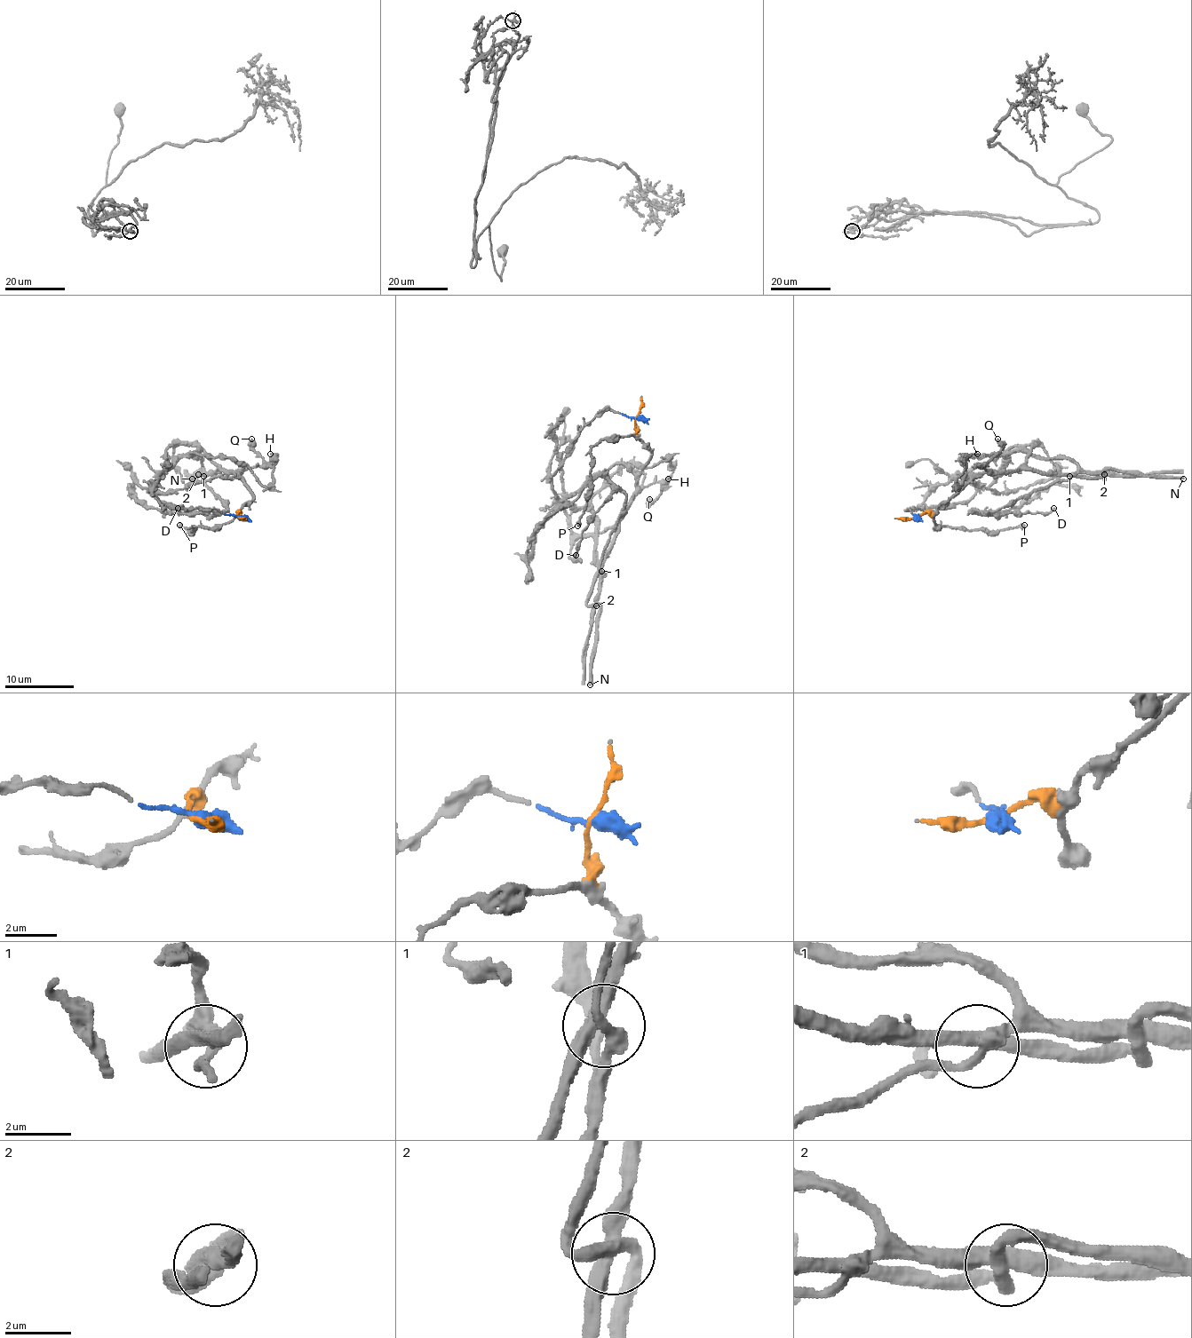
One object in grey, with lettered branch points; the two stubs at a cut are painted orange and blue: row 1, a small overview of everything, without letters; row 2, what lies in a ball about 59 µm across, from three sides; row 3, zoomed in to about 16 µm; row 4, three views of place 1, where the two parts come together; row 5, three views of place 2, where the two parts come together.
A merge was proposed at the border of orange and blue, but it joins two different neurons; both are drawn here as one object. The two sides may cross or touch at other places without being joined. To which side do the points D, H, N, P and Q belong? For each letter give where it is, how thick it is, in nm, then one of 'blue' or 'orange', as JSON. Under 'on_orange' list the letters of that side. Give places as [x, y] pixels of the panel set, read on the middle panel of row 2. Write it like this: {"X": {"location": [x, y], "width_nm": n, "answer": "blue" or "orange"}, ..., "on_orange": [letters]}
{"D": {"location": [576, 555], "width_nm": 260, "answer": "blue"}, "H": {"location": [668, 478], "width_nm": 170, "answer": "blue"}, "N": {"location": [590, 684], "width_nm": 320, "answer": "orange"}, "P": {"location": [577, 526], "width_nm": 380, "answer": "orange"}, "Q": {"location": [649, 499], "width_nm": 460, "answer": "orange"}, "on_orange": ["N", "P", "Q"]}

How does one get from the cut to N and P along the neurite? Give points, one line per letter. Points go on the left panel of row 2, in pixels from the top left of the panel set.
N: (240, 518), (238, 512), (253, 497), (238, 472), (222, 469), (189, 476), (194, 478), (202, 469), (191, 478)
P: (240, 518), (240, 514), (234, 519), (202, 528), (193, 526), (191, 532), (178, 525)

